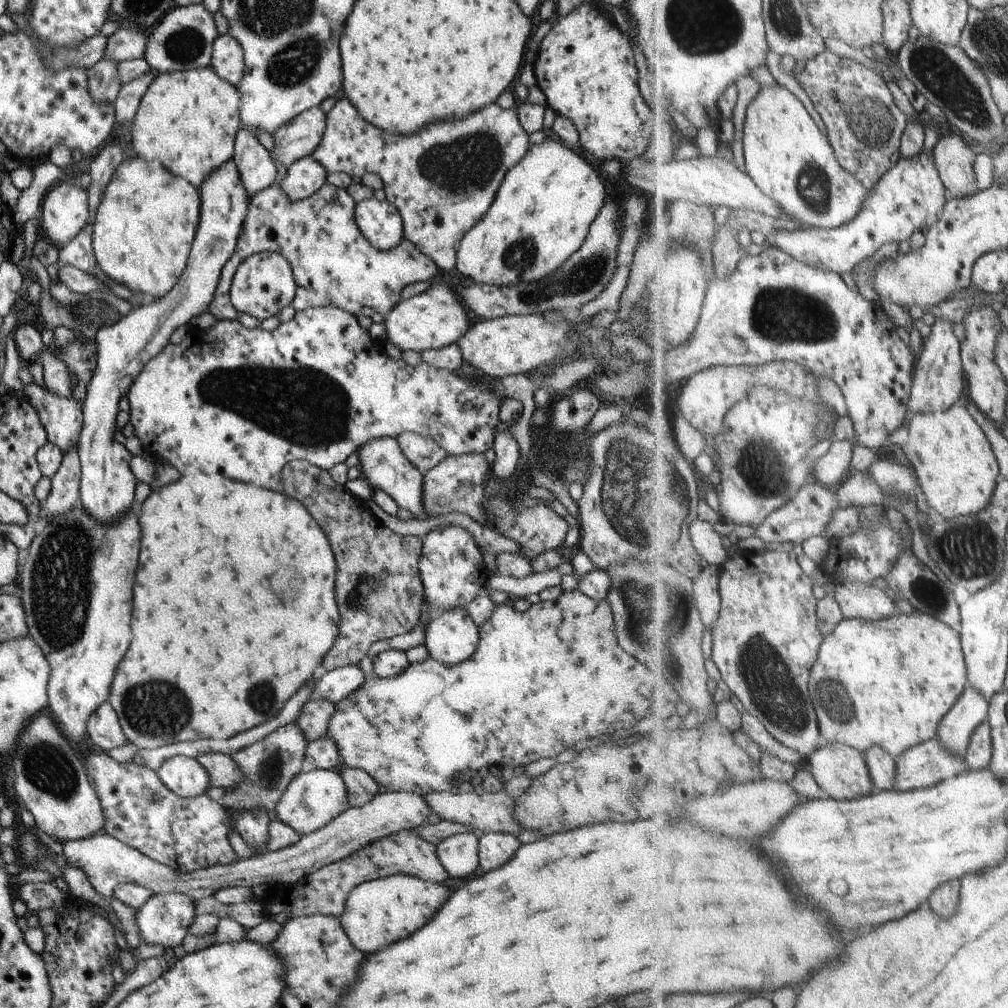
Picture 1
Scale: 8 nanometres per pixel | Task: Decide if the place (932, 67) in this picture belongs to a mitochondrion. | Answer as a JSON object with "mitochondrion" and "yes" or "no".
{"mitochondrion":"yes"}

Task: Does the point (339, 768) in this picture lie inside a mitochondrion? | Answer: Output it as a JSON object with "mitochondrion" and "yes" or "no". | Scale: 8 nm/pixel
{"mitochondrion":"no"}

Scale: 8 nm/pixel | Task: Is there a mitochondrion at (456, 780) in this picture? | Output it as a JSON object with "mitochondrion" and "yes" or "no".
{"mitochondrion":"no"}

